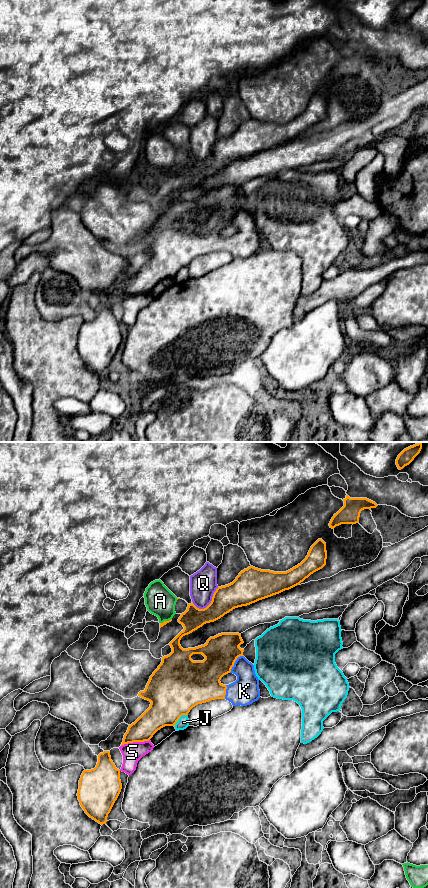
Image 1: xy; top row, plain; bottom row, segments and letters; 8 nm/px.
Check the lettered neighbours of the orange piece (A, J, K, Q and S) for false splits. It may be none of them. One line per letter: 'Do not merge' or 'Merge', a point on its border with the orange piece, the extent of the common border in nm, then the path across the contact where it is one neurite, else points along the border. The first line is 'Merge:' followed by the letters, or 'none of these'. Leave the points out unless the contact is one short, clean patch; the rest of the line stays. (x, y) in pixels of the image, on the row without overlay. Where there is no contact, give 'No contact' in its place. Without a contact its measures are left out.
Merge: K
A: Do not merge. Touches orange at xy (165, 173). Shared border 100 nm
J: Do not merge. Touches orange at xy (179, 269). Shared border 150 nm
K: Merge. Touches orange at xy (234, 214). Shared border 180 nm. Path across: xy (221, 203), (234, 214), (244, 224), (244, 243)
Q: Do not merge. Touches orange at xy (209, 156). Shared border 260 nm
S: Do not merge. Touches orange at xy (135, 293). Shared border 240 nm

